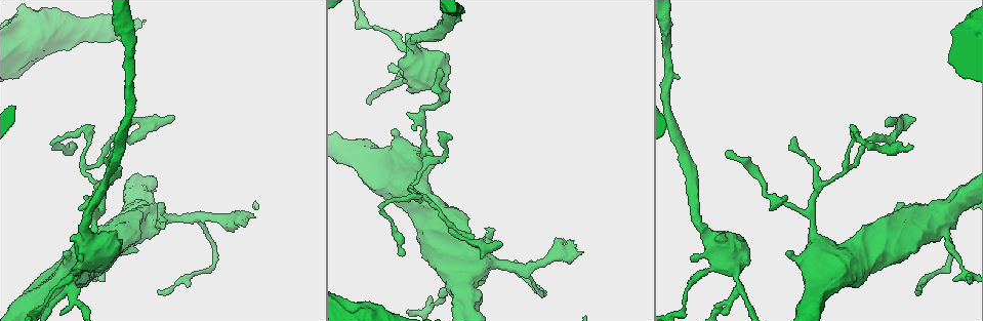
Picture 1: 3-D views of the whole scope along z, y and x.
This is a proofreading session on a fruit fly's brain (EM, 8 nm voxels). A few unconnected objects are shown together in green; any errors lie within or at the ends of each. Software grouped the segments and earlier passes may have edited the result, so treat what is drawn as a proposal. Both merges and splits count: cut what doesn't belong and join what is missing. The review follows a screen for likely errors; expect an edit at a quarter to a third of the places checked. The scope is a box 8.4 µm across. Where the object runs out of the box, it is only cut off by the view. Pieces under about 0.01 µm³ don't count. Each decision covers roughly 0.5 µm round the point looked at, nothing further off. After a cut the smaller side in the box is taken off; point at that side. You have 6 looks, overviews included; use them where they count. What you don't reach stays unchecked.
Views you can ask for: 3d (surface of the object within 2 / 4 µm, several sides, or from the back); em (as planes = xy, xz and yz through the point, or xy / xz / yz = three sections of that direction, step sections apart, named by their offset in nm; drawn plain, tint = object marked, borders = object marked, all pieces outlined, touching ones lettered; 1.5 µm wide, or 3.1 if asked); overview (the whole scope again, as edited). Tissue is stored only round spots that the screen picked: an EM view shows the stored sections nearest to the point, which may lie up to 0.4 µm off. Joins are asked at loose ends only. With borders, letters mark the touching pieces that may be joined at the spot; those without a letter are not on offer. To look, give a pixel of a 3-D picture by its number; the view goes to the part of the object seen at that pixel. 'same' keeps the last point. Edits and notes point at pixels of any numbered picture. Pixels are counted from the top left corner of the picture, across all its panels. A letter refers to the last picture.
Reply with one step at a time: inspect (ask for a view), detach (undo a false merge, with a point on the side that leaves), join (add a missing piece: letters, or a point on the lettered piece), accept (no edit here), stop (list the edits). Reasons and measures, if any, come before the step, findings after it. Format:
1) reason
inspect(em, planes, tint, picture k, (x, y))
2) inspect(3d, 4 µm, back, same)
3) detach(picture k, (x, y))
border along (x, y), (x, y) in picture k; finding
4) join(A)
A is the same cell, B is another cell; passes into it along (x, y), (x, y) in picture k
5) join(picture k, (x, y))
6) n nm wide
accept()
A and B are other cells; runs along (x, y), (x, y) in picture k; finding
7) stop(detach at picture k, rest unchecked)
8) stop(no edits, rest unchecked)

free end
inspect(3d, 2 µm, back, picture 1, (173, 118))

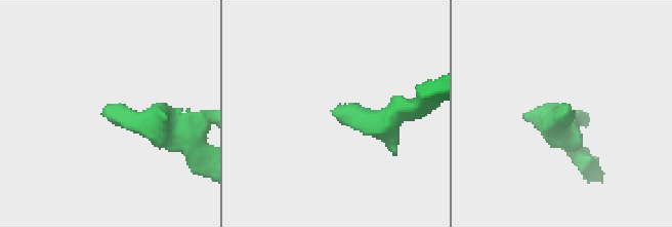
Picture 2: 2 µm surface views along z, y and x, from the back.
inspect(em, xz, step 8, plain, picture 2, (569, 106))

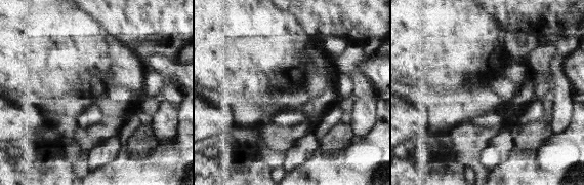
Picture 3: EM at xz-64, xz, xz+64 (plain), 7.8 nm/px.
inspect(em, xz, step 8, borders, same)

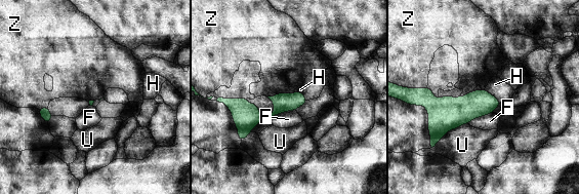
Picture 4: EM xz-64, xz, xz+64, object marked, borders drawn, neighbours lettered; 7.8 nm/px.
accept()
F, H, U and Z are other cells; border along (297, 90), (267, 96) in picture 4; no lettered piece goes on from it

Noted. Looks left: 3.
abrupt turn
inspect(em, planes, tint, picture 1, (86, 131))

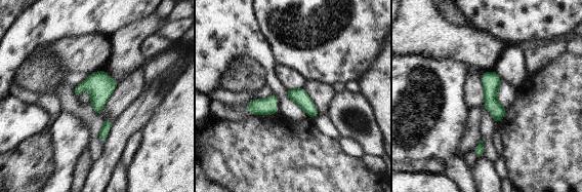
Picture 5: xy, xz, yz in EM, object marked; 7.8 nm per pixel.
inspect(em, planes, borders, same)

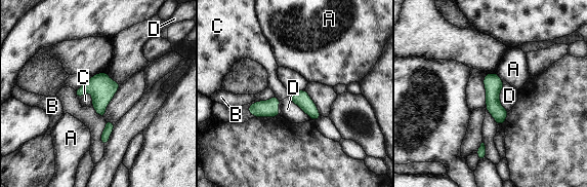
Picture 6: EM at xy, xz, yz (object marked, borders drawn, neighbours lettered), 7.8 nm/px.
130 nm wide; D touches over 220 nm
accept()
A, B, C and D are other cells; one neuron here

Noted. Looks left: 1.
stop(no edits, rest unchecked)

